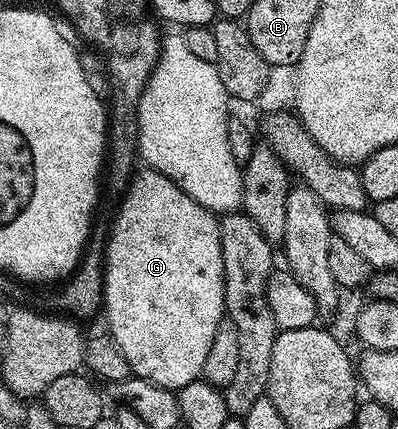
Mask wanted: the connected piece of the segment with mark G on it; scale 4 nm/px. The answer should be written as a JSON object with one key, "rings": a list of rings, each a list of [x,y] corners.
{"rings":[[[155,169],[143,170],[135,172],[130,188],[121,198],[122,206],[104,244],[104,318],[110,324],[109,336],[124,351],[124,359],[128,359],[131,374],[177,391],[201,378],[212,335],[216,335],[216,327],[226,312],[221,229],[219,218],[180,191],[176,183]]]}

